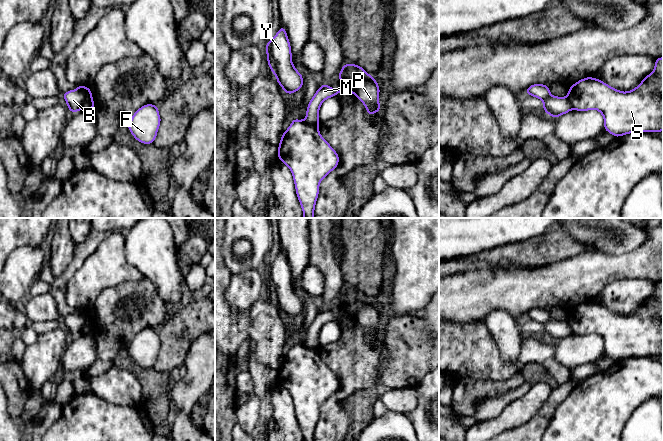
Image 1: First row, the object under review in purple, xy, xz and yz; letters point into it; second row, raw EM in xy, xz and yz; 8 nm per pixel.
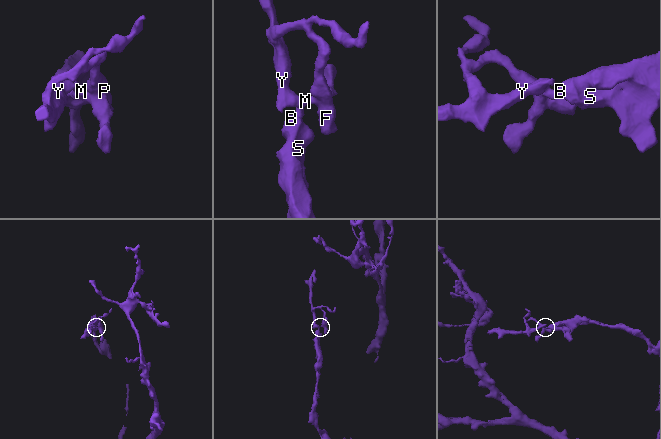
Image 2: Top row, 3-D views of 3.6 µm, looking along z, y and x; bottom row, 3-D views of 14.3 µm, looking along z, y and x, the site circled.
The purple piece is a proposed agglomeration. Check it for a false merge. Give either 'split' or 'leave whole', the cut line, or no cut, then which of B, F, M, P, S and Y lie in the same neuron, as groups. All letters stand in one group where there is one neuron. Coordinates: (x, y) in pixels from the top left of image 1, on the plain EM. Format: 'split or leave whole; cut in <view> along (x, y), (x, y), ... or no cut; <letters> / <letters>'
split; cut in xz along (303, 344), (317, 350); B S / F M P Y

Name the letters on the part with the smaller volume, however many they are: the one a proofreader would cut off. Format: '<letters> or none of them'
F, M, P, Y

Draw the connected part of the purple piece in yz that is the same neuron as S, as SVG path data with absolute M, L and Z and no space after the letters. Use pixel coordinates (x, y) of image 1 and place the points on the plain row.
M663 281L655 283L653 296L633 314L622 316L597 302L586 301L568 313L567 321L574 334L598 334L604 342L604 354L614 361L633 356L663 355Z

